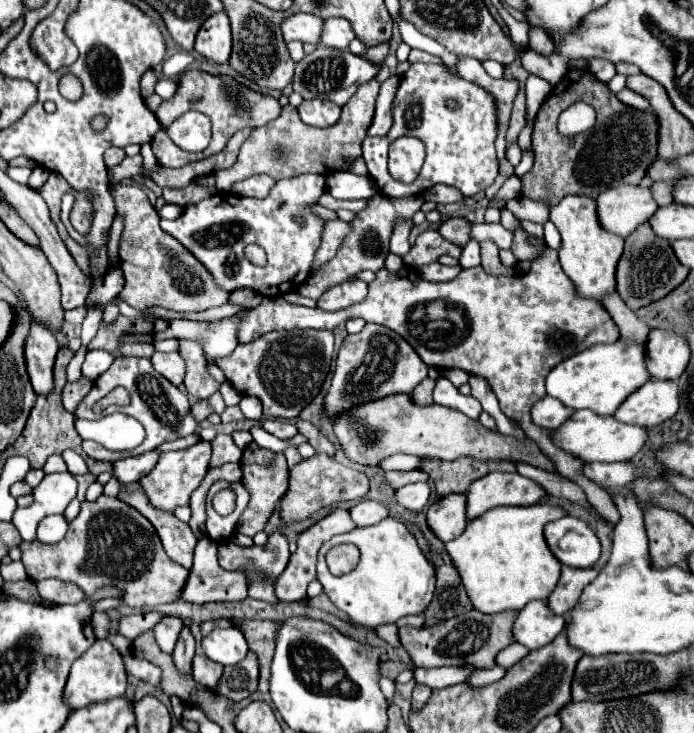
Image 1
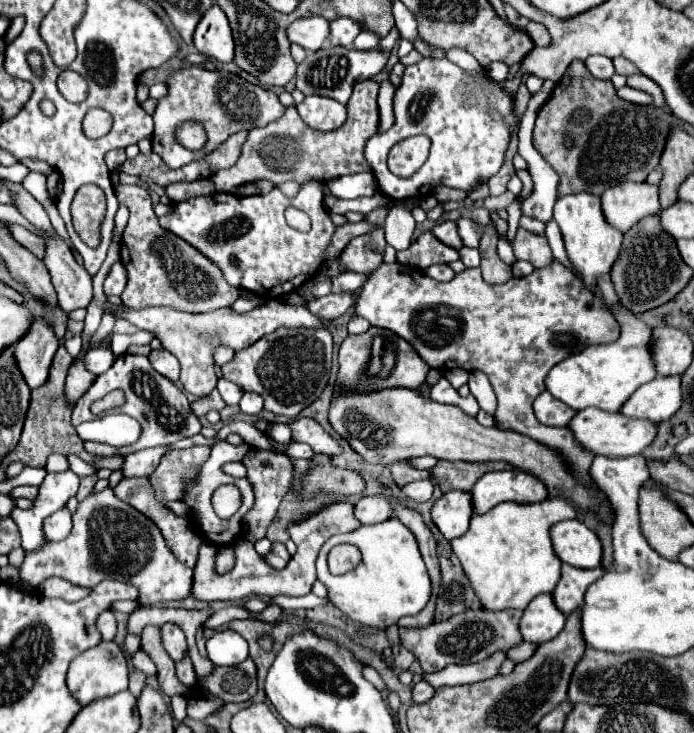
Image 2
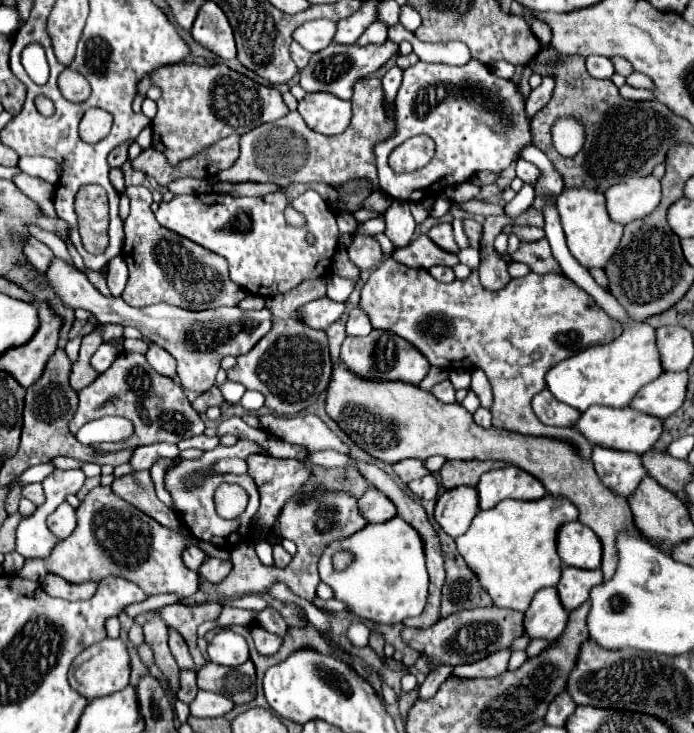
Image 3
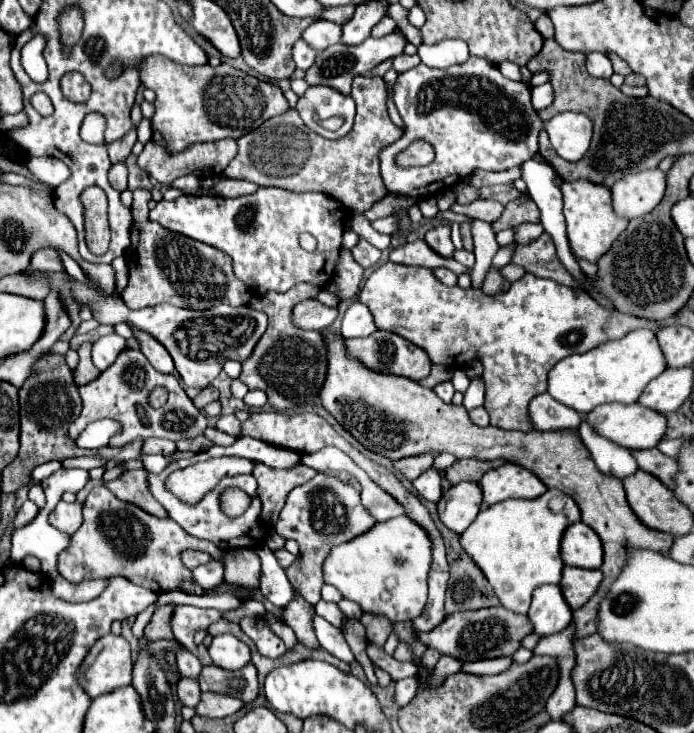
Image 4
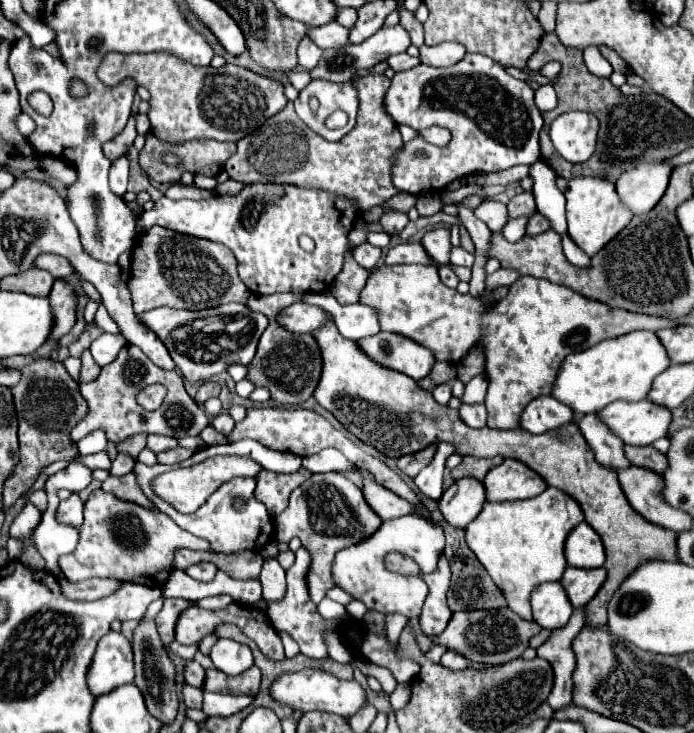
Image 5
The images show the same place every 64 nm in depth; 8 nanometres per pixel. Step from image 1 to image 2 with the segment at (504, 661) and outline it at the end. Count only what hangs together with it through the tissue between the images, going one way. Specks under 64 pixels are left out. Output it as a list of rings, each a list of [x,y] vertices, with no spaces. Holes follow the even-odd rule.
[[[522,642],[522,644],[514,646],[514,648],[510,648],[510,650],[506,652],[506,658],[508,658],[508,660],[512,660],[512,662],[522,662],[522,660],[526,660],[534,650],[536,650],[536,646],[534,646],[534,644]]]

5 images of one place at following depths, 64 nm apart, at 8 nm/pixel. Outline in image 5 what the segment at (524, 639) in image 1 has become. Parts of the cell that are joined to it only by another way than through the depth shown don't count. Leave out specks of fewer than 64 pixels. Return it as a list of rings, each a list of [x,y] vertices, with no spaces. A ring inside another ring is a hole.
[[[560,582],[540,584],[532,592],[532,616],[544,630],[556,630],[566,626],[572,616],[572,604],[568,604],[566,592]]]

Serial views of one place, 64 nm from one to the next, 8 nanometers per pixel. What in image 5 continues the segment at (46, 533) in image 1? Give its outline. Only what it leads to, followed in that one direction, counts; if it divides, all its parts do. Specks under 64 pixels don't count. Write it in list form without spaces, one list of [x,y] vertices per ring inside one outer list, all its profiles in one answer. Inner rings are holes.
[[[72,494],[66,502],[60,502],[60,506],[56,510],[56,520],[60,524],[80,528],[82,526],[82,508],[84,508],[84,504],[78,498],[78,494]]]

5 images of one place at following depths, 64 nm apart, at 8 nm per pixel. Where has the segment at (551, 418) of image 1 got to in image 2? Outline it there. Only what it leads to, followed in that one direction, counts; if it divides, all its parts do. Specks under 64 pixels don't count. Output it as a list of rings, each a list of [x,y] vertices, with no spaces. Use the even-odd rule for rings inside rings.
[[[542,392],[534,400],[534,414],[536,414],[540,424],[546,424],[546,426],[566,426],[568,420],[572,420],[572,416],[576,414],[576,410],[572,410],[564,402],[556,400],[548,392]]]

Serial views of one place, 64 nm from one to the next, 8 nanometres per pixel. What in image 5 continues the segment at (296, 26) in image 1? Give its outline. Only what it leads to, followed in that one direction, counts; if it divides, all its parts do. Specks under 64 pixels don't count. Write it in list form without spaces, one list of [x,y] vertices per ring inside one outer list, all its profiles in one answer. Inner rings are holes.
[[[330,22],[330,24],[324,24],[324,26],[310,28],[308,38],[322,50],[338,48],[338,46],[344,46],[348,42],[348,28],[344,28],[336,22]]]

